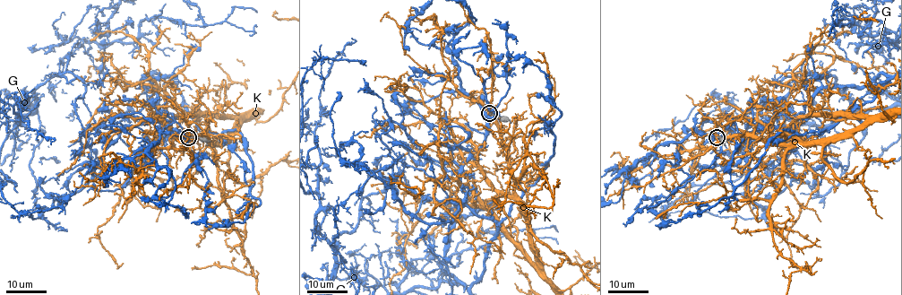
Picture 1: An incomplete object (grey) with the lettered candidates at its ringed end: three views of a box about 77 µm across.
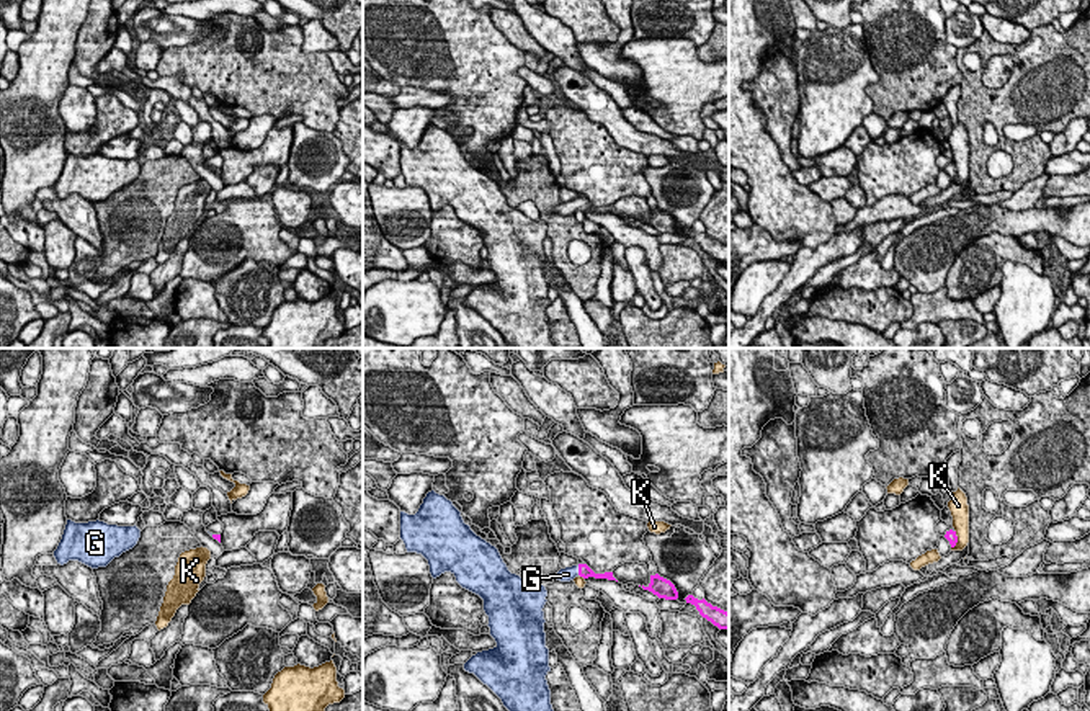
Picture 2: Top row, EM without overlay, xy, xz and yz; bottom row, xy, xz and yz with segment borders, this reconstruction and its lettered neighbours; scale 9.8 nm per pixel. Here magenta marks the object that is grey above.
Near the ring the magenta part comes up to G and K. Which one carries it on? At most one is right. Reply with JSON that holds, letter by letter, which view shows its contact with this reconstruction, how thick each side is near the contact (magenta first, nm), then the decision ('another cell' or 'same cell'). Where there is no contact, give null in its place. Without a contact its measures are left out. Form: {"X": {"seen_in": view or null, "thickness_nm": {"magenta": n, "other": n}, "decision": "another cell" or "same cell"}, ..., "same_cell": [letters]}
{"G": {"seen_in": "xz", "thickness_nm": {"magenta": 130, "other": 140}, "decision": "same cell"}, "K": {"seen_in": "yz", "thickness_nm": {"magenta": 100, "other": 160}, "decision": "another cell"}, "same_cell": ["G"]}

